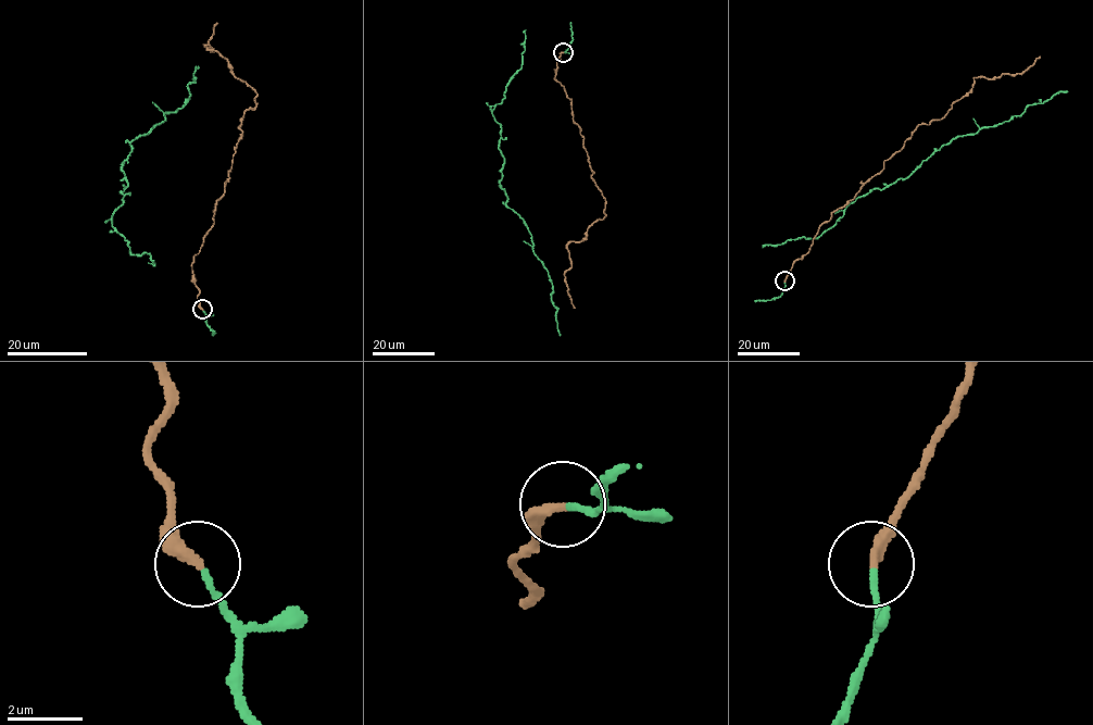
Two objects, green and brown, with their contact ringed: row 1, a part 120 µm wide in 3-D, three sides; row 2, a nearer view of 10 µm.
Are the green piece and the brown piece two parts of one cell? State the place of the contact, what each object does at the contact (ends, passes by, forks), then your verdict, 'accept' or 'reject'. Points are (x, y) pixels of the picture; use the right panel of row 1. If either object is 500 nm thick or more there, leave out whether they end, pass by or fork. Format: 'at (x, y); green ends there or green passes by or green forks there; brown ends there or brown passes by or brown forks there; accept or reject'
at (784, 280); green ends there; brown ends there; accept

